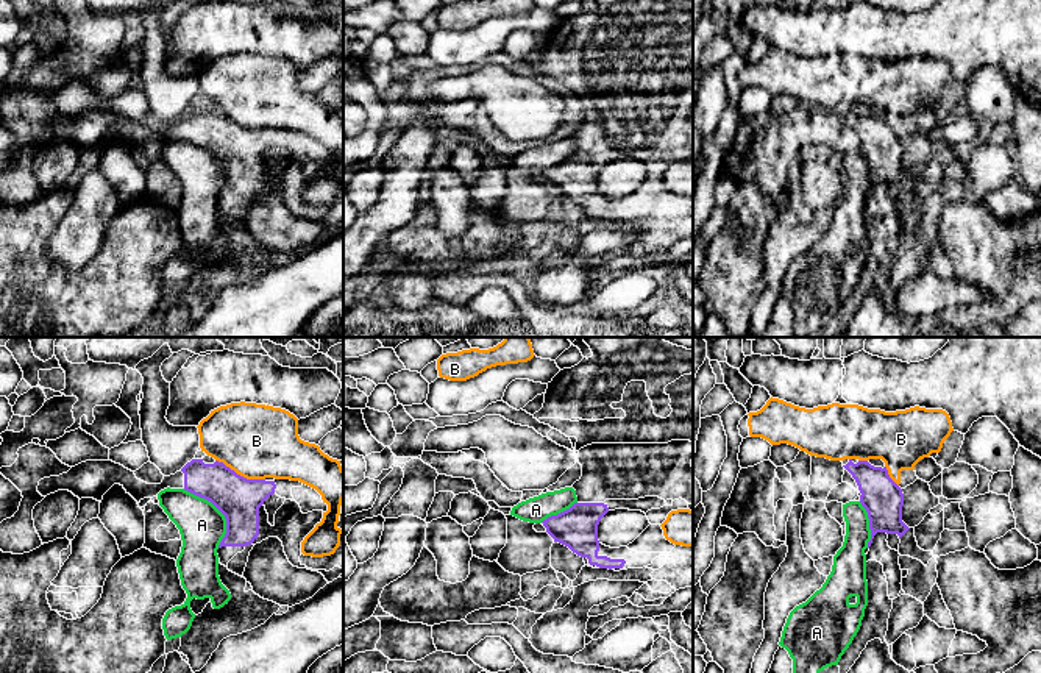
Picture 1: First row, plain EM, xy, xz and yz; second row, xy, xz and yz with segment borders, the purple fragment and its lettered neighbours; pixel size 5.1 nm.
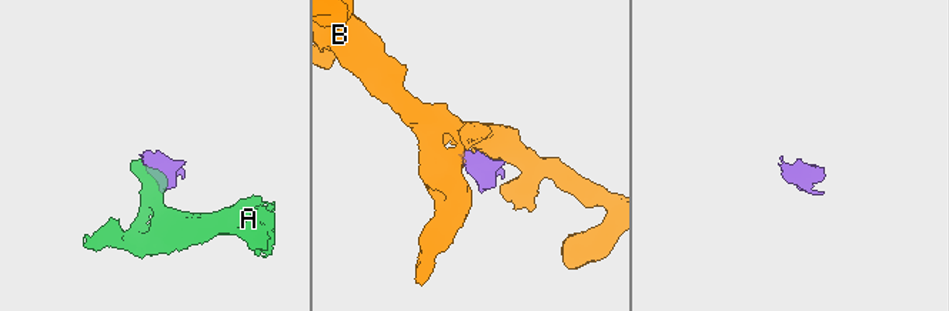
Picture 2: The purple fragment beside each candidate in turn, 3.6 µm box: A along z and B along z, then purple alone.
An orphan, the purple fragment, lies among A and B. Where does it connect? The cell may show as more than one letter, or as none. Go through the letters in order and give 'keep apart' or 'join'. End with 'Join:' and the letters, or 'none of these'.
A: keep apart
B: keep apart
Join: none of these

